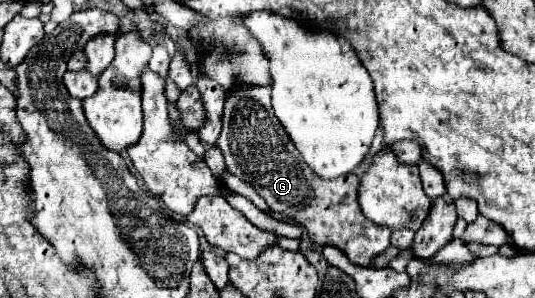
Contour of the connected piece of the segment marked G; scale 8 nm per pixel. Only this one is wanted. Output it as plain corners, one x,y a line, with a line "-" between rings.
235,81
235,89
227,93
223,111
223,131
217,147
225,157
225,165
237,177
243,177
273,211
297,219
317,245
333,245
341,249
349,261
357,265
371,265
371,259
383,253
391,243
391,229
367,221
357,203
359,177
347,173
335,181
323,181
303,161
287,137
283,125
271,107
271,89
261,85
247,85

